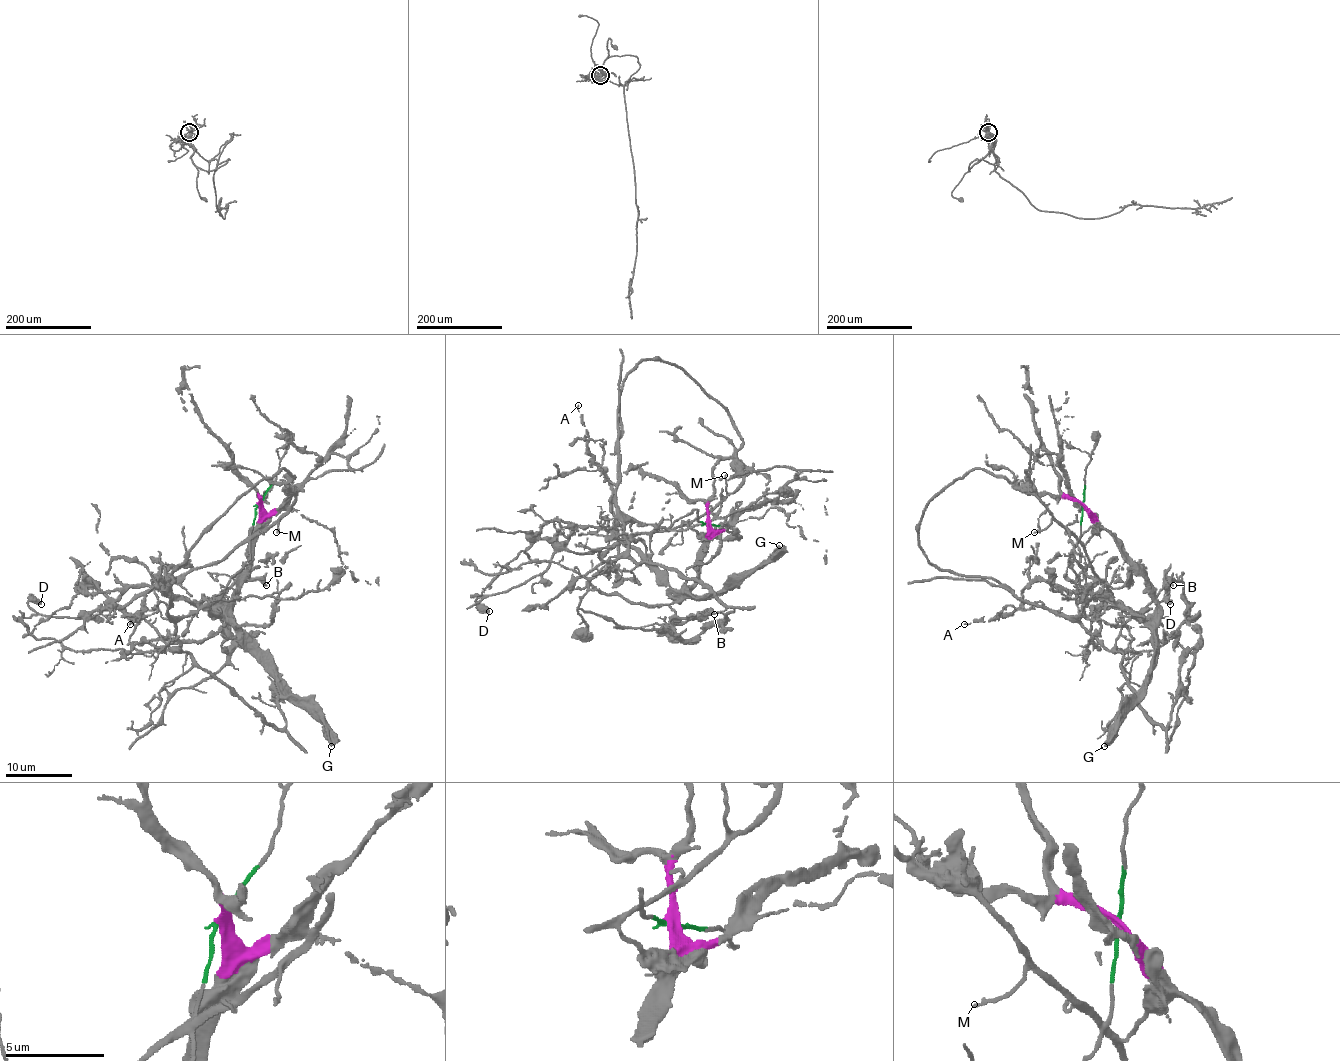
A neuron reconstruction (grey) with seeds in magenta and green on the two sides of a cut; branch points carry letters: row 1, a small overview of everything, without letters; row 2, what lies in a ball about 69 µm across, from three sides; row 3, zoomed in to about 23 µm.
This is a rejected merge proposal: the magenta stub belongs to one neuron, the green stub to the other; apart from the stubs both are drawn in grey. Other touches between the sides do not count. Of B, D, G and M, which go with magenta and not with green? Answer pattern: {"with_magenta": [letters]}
{"with_magenta": ["G"]}

